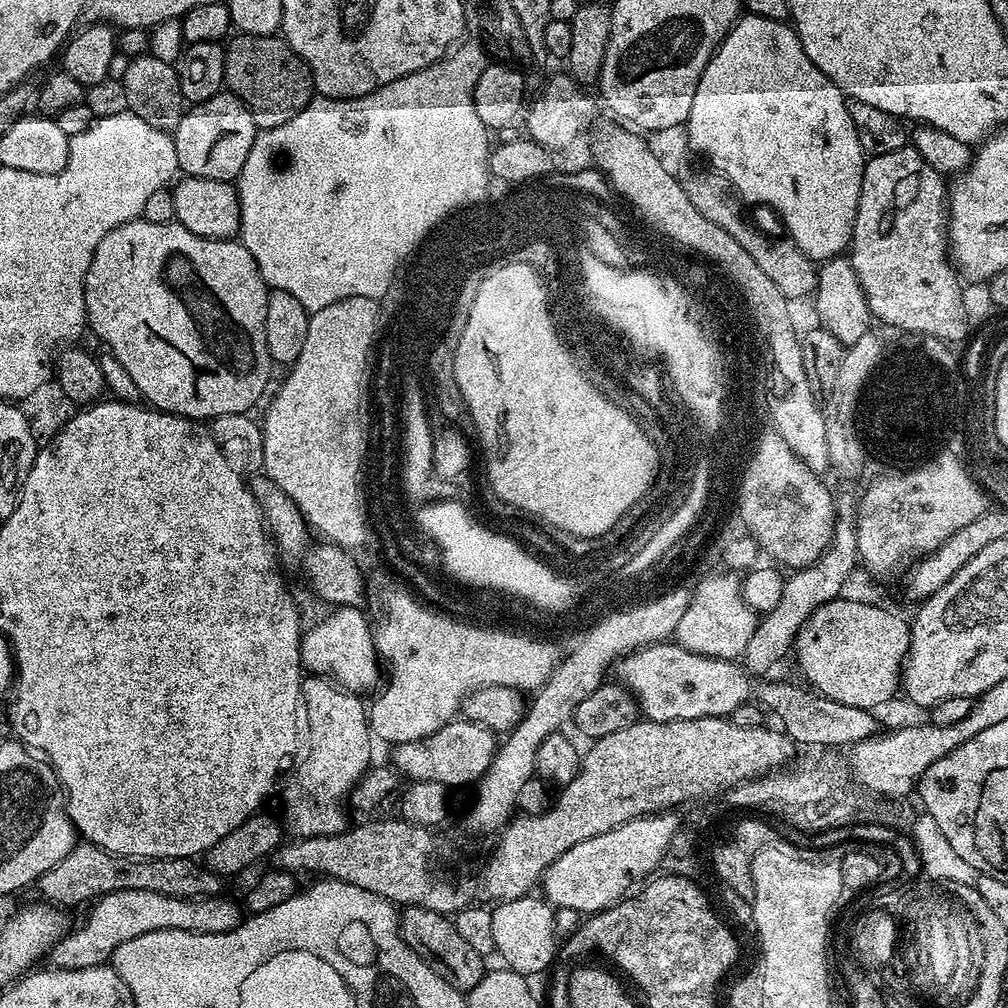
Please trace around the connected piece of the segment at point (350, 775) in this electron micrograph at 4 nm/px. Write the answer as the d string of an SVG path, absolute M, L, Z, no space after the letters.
M323 674L305 675L301 679L300 690L302 712L306 717L308 757L299 761L294 775L283 789L282 824L292 838L338 834L350 824L344 803L349 803L353 788L373 763L374 737L368 723L366 704L360 701L363 699L357 693L341 688Z

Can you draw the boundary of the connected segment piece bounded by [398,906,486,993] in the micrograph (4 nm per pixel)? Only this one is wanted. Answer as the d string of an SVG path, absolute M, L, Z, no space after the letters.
M408 906L399 913L398 919L406 946L410 946L410 950L414 950L414 954L418 954L418 958L422 958L426 966L434 970L434 974L462 993L478 986L486 971L485 957L480 956L478 950L474 950L458 935L455 923L445 913Z

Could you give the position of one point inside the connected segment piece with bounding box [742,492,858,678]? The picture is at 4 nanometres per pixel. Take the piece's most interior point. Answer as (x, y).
(805, 589)

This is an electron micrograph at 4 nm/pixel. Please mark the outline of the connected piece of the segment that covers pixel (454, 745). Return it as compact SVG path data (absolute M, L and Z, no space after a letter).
M457 718L426 738L395 745L391 749L391 763L397 773L405 772L409 781L442 782L449 790L456 790L463 784L472 786L479 782L495 758L497 749L497 733L470 719Z

